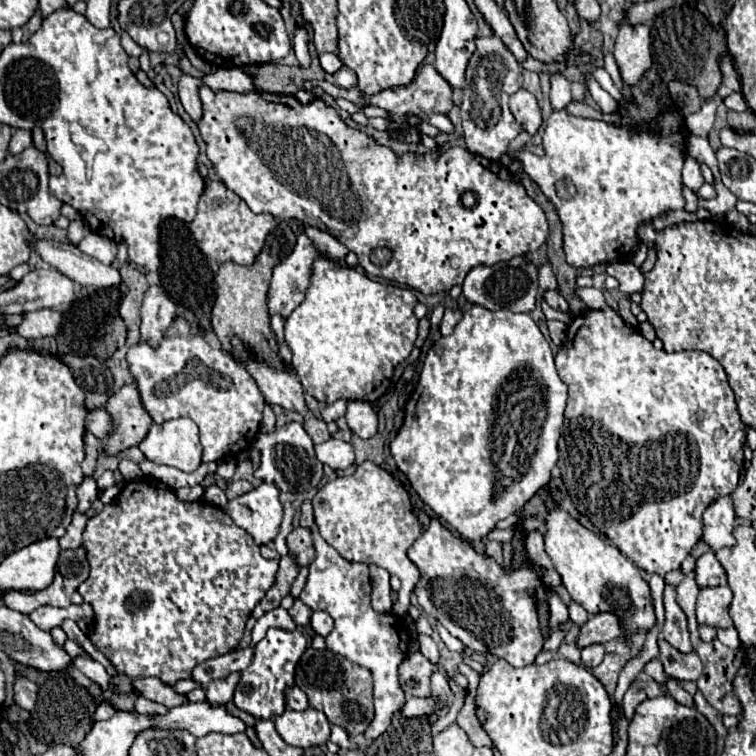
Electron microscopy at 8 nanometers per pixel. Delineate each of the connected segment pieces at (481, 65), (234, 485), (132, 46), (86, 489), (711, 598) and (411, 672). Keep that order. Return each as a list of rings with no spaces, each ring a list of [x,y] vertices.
[[[479,37],[477,49],[467,65],[467,83],[463,89],[461,117],[463,117],[463,137],[467,149],[485,159],[499,159],[507,145],[523,131],[521,123],[509,111],[509,97],[521,89],[523,67],[517,63],[513,53],[503,45],[499,37]]]
[[[231,481],[225,489],[225,495],[227,495],[227,499],[235,499],[235,497],[239,497],[251,489],[253,489],[253,485],[249,481]]]
[[[121,31],[121,43],[123,43],[123,47],[125,47],[125,51],[129,53],[129,55],[135,55],[135,57],[139,57],[141,53],[143,53],[143,49],[127,35],[127,31]]]
[[[85,477],[85,481],[77,487],[77,499],[79,499],[77,511],[85,513],[89,509],[89,505],[93,503],[95,495],[97,495],[97,483],[95,483],[95,479],[93,477]]]
[[[729,585],[723,587],[701,587],[697,597],[697,621],[711,625],[715,629],[727,629],[733,625],[729,617],[731,605],[731,589]]]
[[[409,653],[407,659],[399,665],[399,685],[407,695],[427,697],[429,695],[429,677],[435,667],[419,653]]]

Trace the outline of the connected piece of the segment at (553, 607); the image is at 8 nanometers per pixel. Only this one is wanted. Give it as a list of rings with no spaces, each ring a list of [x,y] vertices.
[[[559,595],[549,597],[549,611],[551,611],[551,629],[555,629],[559,623],[565,623],[569,619],[567,605],[561,601]]]

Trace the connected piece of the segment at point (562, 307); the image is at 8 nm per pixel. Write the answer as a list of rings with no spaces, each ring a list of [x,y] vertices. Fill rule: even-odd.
[[[545,291],[545,301],[549,303],[549,307],[553,307],[557,311],[569,311],[567,301],[557,291]]]

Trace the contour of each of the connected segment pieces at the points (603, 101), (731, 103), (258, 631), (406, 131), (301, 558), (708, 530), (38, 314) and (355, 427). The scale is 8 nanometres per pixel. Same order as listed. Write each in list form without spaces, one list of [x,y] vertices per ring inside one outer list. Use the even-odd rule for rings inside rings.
[[[591,75],[587,77],[587,85],[589,85],[589,91],[591,91],[593,99],[597,101],[597,105],[601,107],[603,113],[615,113],[615,111],[619,111],[619,103],[607,91],[603,91],[601,85]]]
[[[731,93],[723,103],[727,105],[727,109],[737,111],[737,113],[741,113],[741,111],[745,111],[745,109],[747,109],[747,103],[745,103],[745,99],[743,99],[743,95],[741,95],[741,93]]]
[[[277,607],[275,611],[269,611],[267,615],[263,615],[255,627],[253,627],[251,645],[256,646],[259,641],[263,639],[263,635],[267,633],[267,629],[271,627],[279,627],[285,631],[295,631],[295,623],[289,617],[289,613],[283,607]]]
[[[423,63],[413,81],[409,85],[403,87],[393,87],[393,89],[383,89],[375,95],[365,97],[365,105],[367,107],[381,107],[387,111],[387,119],[401,125],[397,129],[389,129],[389,135],[393,141],[403,141],[403,143],[421,143],[421,129],[419,125],[409,123],[409,117],[417,117],[419,121],[427,121],[427,117],[431,113],[441,113],[447,115],[453,107],[453,87],[443,79],[443,75],[439,75],[439,71],[435,71],[435,67],[431,63]]]
[[[295,527],[289,533],[287,547],[289,547],[289,555],[295,555],[295,561],[299,563],[299,567],[307,567],[315,559],[311,533],[307,529],[303,529],[303,527]]]
[[[719,497],[711,503],[703,513],[703,541],[709,543],[711,551],[719,551],[721,547],[735,545],[735,537],[731,535],[735,521],[735,507],[731,497]]]
[[[39,309],[23,315],[21,337],[39,339],[39,337],[55,337],[63,325],[63,311],[55,309]]]
[[[349,401],[345,419],[349,429],[361,439],[369,439],[377,433],[377,413],[367,401]]]

